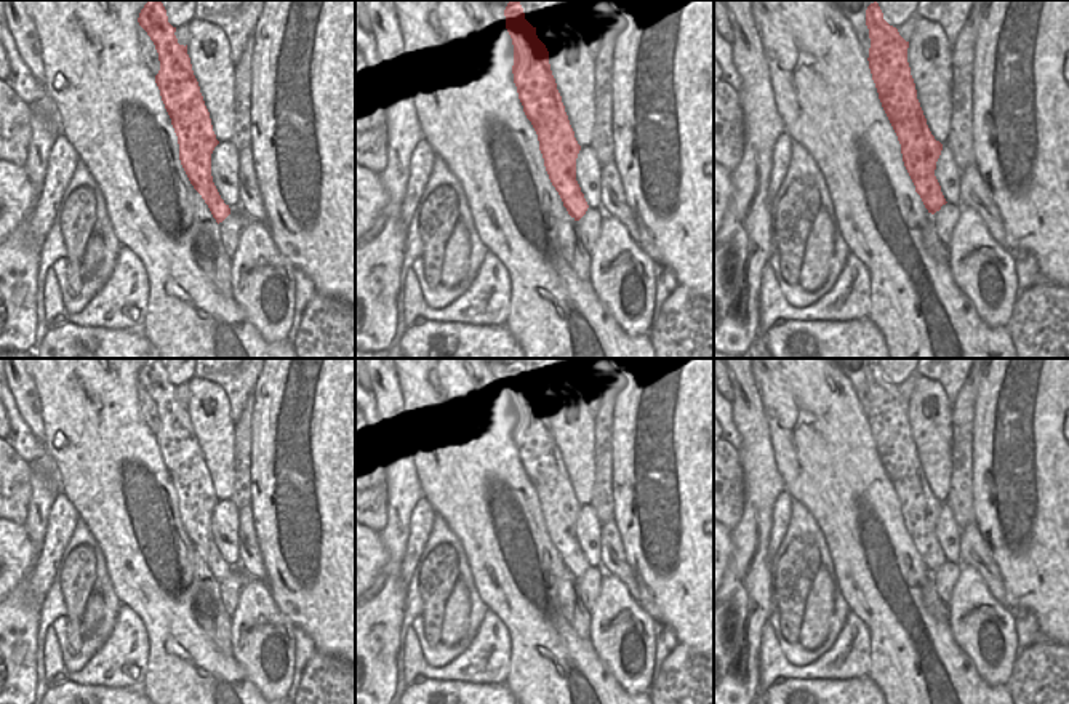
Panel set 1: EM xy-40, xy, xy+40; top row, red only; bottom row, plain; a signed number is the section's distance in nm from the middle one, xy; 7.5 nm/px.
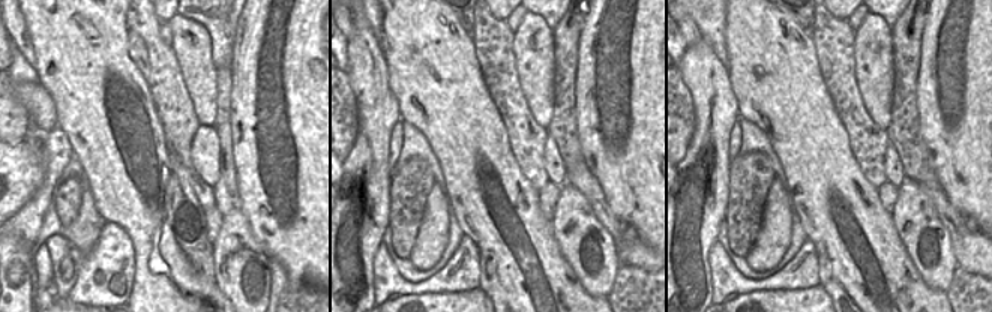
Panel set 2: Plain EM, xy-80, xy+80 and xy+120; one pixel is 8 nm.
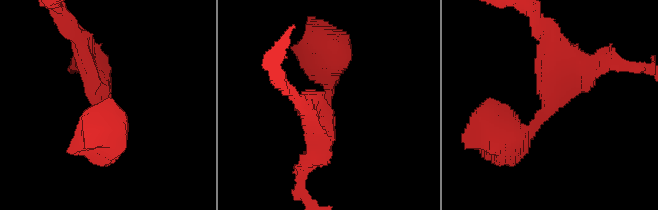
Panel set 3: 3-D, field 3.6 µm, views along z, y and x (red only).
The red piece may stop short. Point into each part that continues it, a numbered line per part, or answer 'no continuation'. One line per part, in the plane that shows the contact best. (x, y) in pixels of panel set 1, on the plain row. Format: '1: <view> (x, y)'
no continuation

